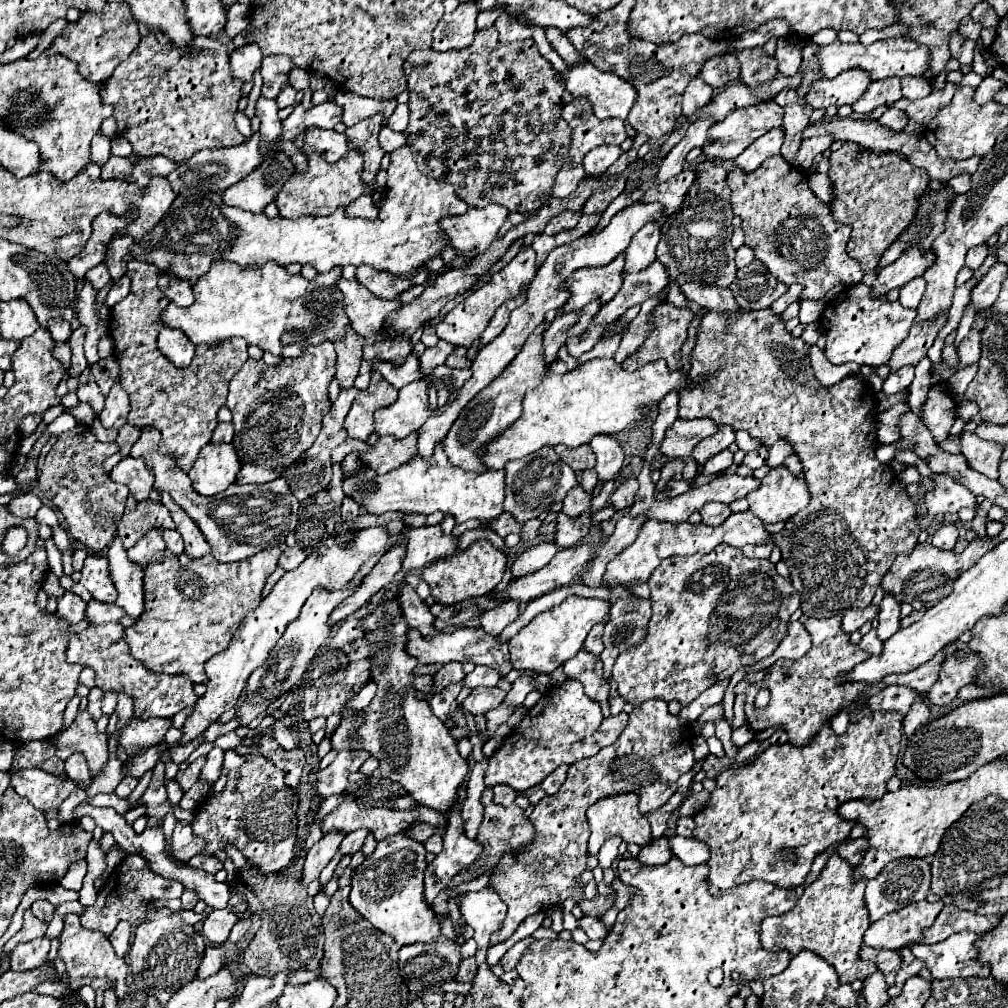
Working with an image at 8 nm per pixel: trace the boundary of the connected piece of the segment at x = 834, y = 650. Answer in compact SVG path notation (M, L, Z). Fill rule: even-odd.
M841 616L817 620L809 618L805 622L807 632L813 638L811 650L801 658L801 660L777 660L771 668L765 670L765 678L757 684L741 680L733 692L735 694L745 694L745 714L747 714L747 726L753 732L763 732L763 728L775 726L775 724L785 724L783 728L789 734L789 742L793 746L805 746L809 744L817 730L833 720L833 716L841 710L853 710L863 706L861 702L857 704L855 700L863 692L863 684L843 684L839 674L849 672L855 668L859 662L863 662L869 654L863 652L857 644L849 640L849 634L843 632L841 628ZM761 690L771 692L771 700L765 708L755 706L755 696Z

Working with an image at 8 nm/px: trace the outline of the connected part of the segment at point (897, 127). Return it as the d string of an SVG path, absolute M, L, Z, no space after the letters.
M887 108L887 112L877 120L877 124L881 124L881 126L887 128L887 130L901 132L901 130L905 130L905 126L907 126L907 116L905 116L905 112L901 112L901 110Z

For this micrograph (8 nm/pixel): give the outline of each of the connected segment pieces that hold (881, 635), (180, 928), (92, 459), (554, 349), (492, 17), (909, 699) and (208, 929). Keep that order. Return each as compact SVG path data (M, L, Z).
M885 596L879 604L879 626L877 638L881 642L889 640L899 630L899 602L893 596Z
M160 908L151 912L145 922L137 928L133 946L129 950L129 966L135 986L147 996L155 996L167 1002L185 982L197 978L197 968L201 964L205 950L205 938L197 934L195 926L185 924L179 912Z
M77 424L73 430L63 432L57 444L49 450L43 462L43 470L37 484L43 496L55 504L65 516L69 534L73 540L85 544L91 552L103 552L117 534L117 522L125 510L125 500L129 496L127 486L117 486L103 472L103 460L115 454L117 444L107 444L95 440L87 424Z
M575 312L563 314L561 318L555 318L551 322L549 330L545 332L545 340L543 340L543 344L545 344L545 358L547 360L553 360L557 356L559 348L565 346L567 338L569 338L565 334L565 330L569 330L569 326L573 326L573 322L577 322L577 314Z
M491 8L491 10L487 10L487 12L481 12L479 18L477 18L477 28L479 28L479 30L491 28L493 22L499 18L499 14L501 14L501 12L495 12L495 8Z
M887 686L873 698L869 698L869 708L875 710L895 710L901 714L909 712L909 706L915 702L917 692L907 686Z
M227 906L227 908L221 908L221 910L213 910L205 918L203 934L213 944L225 944L231 928L235 926L235 922L237 922L237 914L233 912L233 908Z

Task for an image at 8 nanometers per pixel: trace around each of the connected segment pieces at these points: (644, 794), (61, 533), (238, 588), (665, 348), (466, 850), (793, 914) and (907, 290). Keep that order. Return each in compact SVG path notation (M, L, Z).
M655 698L633 708L629 726L615 744L601 748L593 758L569 766L561 790L553 796L545 796L529 816L535 826L533 842L529 842L525 850L517 850L517 854L505 854L497 864L491 886L507 904L509 912L501 928L493 934L491 946L507 940L527 916L555 908L567 898L579 900L581 886L577 878L587 868L587 840L591 834L585 814L587 808L599 798L619 792L637 792L641 796L639 810L643 814L661 808L677 790L679 776L689 772L695 764L691 748L693 738L691 728L669 712L667 702Z
M53 526L53 542L55 542L55 546L57 546L61 552L65 552L65 550L71 548L69 536L67 536L67 532L65 532L61 526Z
M273 546L231 564L221 564L211 554L181 564L175 554L167 552L163 562L149 564L143 576L143 614L123 632L131 656L155 672L187 674L195 684L207 684L205 662L229 646L245 614L259 606L263 586L275 572L279 556L281 548Z
M663 302L653 310L653 318L649 320L653 322L651 334L645 338L641 348L621 362L621 366L625 370L635 370L647 362L663 358L669 370L677 370L681 366L681 346L687 338L693 312L689 308L677 308L671 302Z
M459 790L459 802L451 810L449 826L443 836L443 850L435 856L433 862L427 864L425 870L425 900L431 904L435 896L451 882L451 878L467 868L473 860L481 856L481 844L475 840L469 840L465 836L465 822L461 818L461 806L465 802L467 790Z
M833 854L819 878L803 890L791 912L763 920L761 944L771 952L787 950L791 956L799 954L801 950L811 950L837 970L843 984L865 980L877 970L877 966L875 962L861 960L857 954L863 934L869 928L869 912L863 902L863 890L865 882L853 882L853 868Z
M923 277L915 278L901 288L901 294L899 294L899 302L901 306L905 308L917 308L919 300L921 300L926 290L926 281Z

